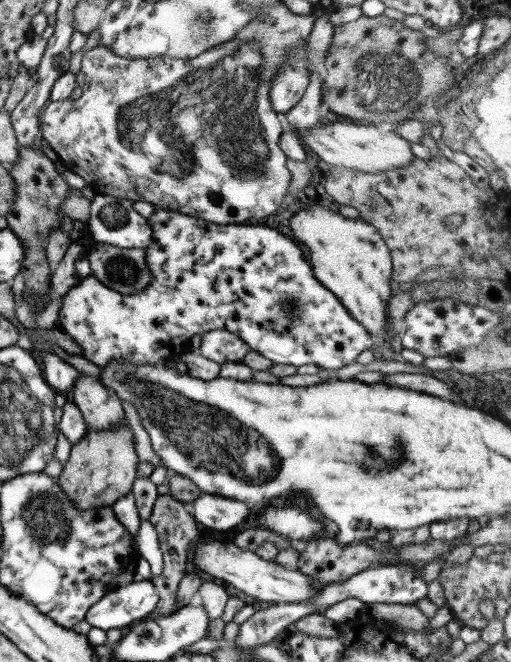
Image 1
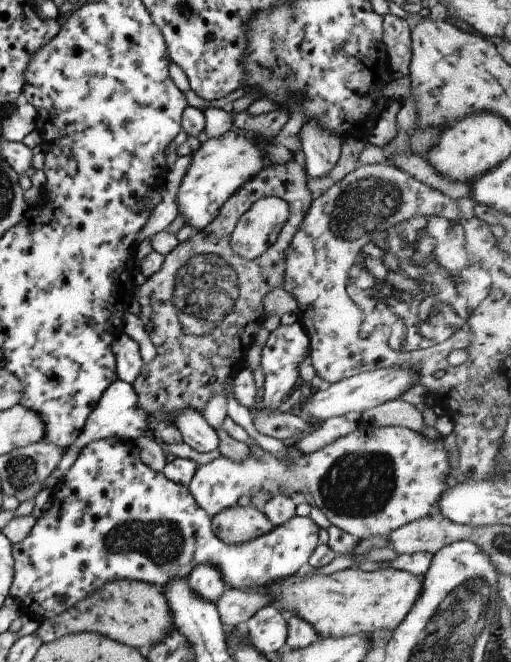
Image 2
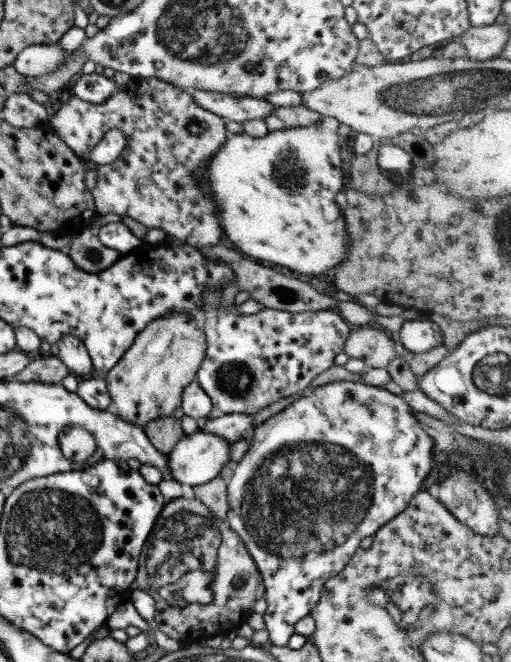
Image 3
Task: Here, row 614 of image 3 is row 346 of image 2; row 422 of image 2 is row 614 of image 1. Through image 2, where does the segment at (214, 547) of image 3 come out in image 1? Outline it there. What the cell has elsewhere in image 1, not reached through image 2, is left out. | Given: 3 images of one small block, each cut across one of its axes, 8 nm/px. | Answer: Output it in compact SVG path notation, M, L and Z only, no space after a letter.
M170 494L158 495L156 497L149 521L154 525L160 539L160 550L163 554L163 571L151 578L152 584L156 587L159 602L152 616L166 616L176 612L177 590L181 578L190 570L192 550L201 537L198 537L197 520L190 515L184 503L176 500Z

